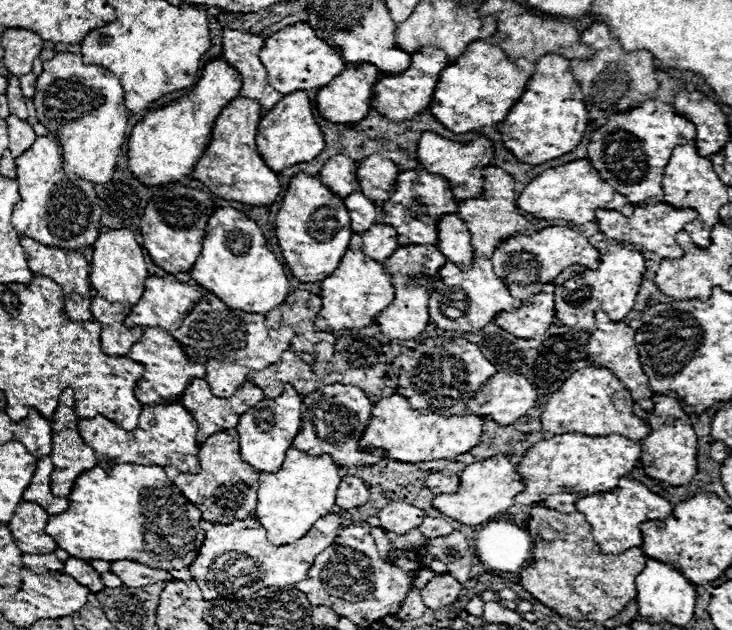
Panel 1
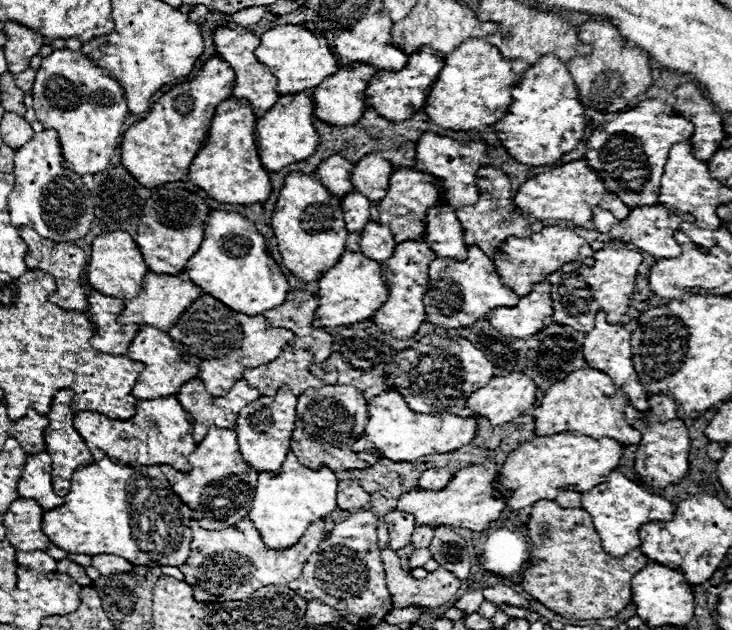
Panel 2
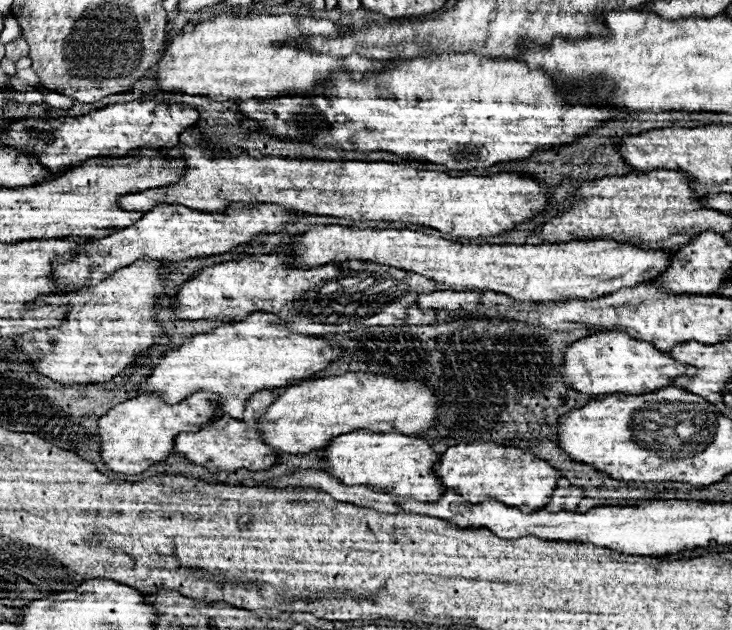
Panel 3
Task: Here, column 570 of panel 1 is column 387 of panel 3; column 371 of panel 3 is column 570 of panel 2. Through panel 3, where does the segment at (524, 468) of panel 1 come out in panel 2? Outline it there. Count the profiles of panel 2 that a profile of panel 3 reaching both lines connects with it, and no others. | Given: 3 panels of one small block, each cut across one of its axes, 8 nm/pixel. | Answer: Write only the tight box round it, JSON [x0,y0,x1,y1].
[496,432,622,510]

